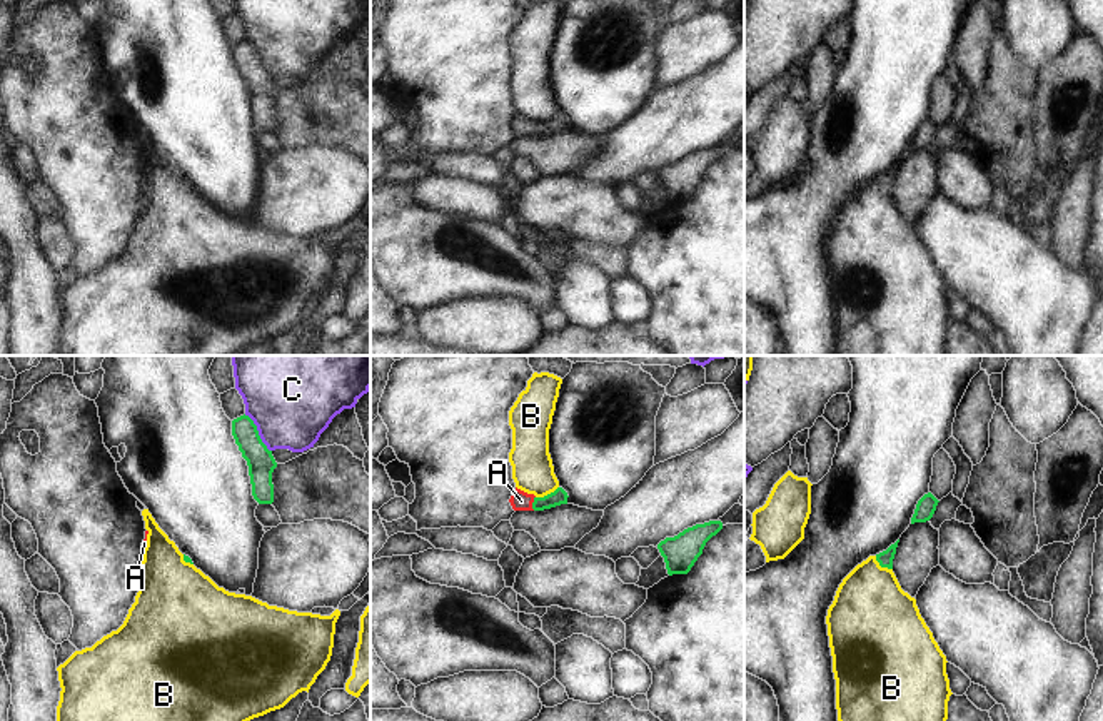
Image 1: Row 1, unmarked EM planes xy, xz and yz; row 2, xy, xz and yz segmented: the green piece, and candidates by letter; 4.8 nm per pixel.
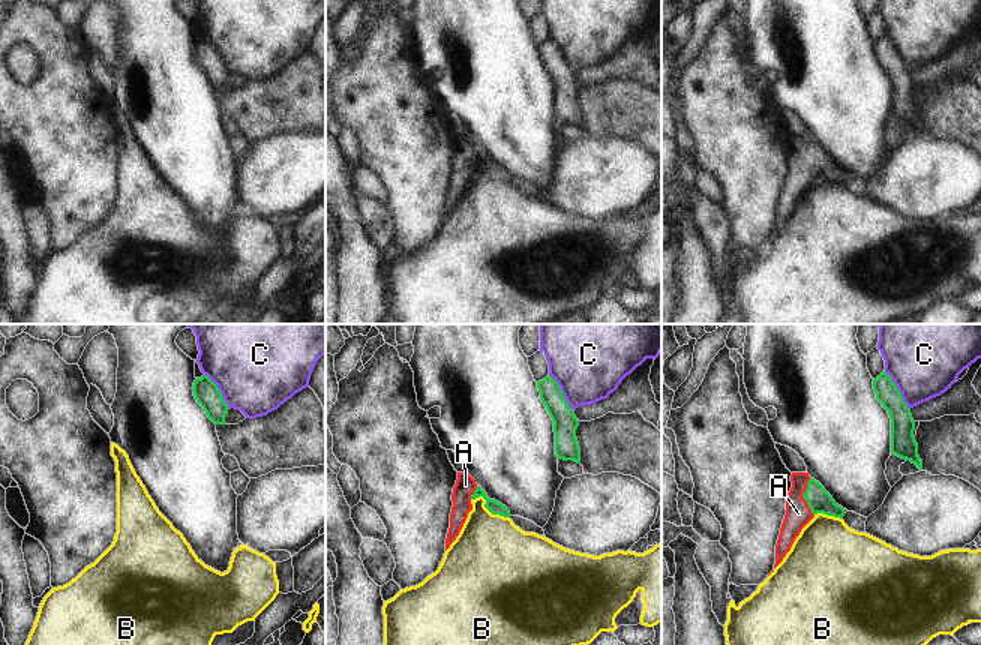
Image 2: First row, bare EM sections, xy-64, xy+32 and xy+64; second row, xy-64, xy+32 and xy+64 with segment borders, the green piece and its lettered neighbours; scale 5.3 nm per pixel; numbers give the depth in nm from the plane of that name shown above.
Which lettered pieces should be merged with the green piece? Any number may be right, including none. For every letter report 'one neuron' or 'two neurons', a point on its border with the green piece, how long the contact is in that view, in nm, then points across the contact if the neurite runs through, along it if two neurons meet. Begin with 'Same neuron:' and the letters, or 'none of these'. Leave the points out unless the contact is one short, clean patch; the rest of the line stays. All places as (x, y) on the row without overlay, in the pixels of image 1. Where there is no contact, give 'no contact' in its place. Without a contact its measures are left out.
Same neuron: A
A: one neuron | xz (533, 129) | 70 nm | across xz (559, 122), (546, 129), (533, 129), (521, 127)
B: two neurons | xz (548, 121) | 130 nm | along xz (558, 112), (536, 124)
C: two neurons | xy (257, 59) | 220 nm | along xy (244, 40), (252, 47), (261, 67), (271, 77)

